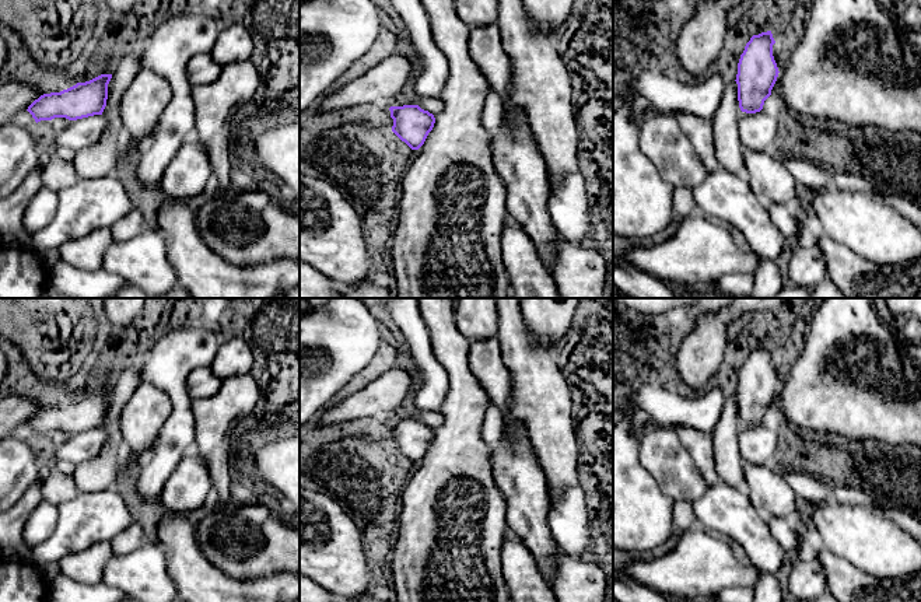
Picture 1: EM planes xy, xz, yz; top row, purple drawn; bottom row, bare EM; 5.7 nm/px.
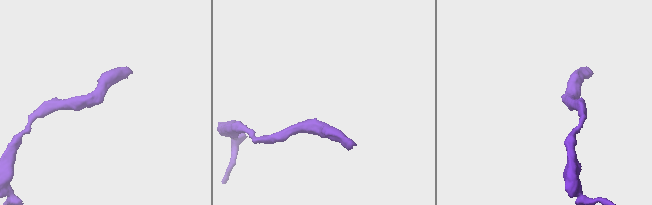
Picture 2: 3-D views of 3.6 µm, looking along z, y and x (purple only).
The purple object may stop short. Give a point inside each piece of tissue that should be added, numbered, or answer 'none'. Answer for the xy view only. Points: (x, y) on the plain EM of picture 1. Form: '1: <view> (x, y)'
none

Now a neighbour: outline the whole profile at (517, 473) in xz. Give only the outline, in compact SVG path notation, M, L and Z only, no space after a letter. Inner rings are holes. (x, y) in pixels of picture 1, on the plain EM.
M502 409L505 427L501 441L491 448L493 477L507 501L508 529L535 556L544 581L551 585L557 552L549 526L550 507L546 476L537 463L526 430L512 424L508 409Z

